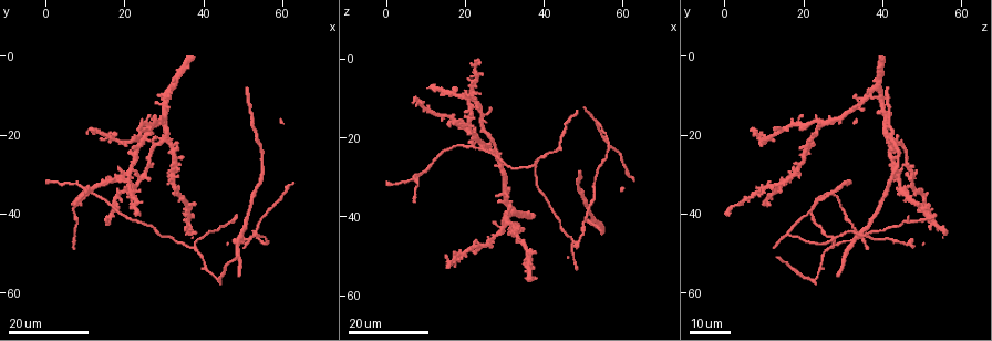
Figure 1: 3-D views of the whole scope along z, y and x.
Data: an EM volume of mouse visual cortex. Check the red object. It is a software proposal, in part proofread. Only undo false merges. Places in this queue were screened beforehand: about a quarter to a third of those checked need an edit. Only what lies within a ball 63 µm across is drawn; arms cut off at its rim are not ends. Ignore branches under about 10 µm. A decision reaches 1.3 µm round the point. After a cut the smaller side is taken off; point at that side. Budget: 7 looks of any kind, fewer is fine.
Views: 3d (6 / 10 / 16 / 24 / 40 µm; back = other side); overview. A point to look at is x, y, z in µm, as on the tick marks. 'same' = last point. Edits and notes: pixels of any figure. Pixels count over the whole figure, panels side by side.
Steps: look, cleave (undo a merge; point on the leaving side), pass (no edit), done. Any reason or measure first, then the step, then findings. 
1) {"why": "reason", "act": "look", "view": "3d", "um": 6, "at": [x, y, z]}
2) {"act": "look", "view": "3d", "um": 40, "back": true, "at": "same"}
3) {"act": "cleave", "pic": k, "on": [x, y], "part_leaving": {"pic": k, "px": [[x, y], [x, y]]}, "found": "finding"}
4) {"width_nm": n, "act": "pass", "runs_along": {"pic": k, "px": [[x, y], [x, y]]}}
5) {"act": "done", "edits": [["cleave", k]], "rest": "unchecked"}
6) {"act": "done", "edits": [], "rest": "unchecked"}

{"why": "branch point", "act": "look", "view": "3d", "um": 16, "at": [37.5, 48.5, 27.0]}

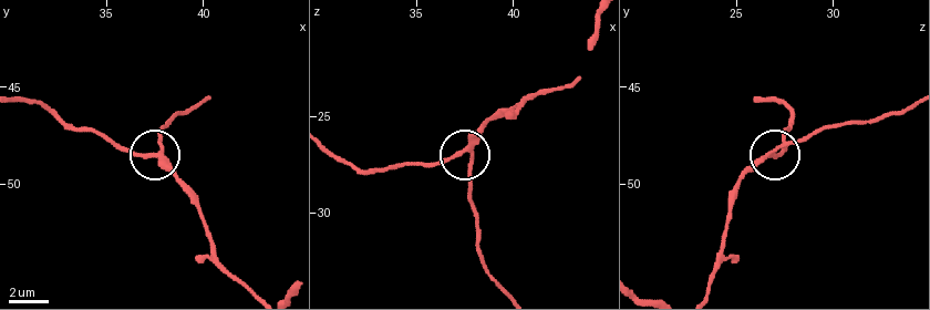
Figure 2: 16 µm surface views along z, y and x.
{"act": "look", "view": "3d", "um": 6, "at": [37.8, 48.3, 26.7]}

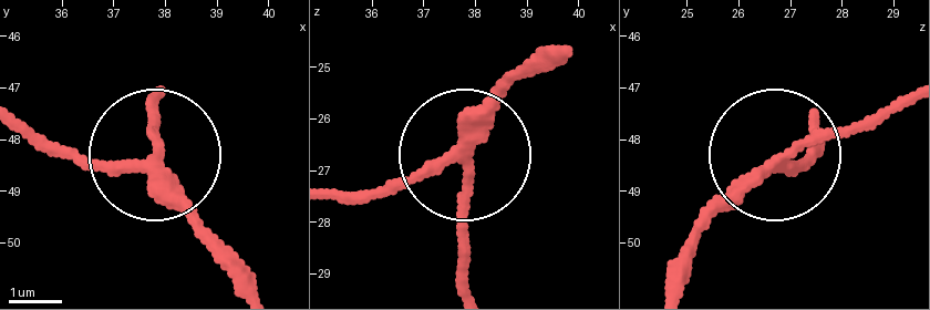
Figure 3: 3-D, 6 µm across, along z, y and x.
{"act": "look", "view": "3d", "um": 6, "back": true, "at": [37.80, 48.40, 26.80]}

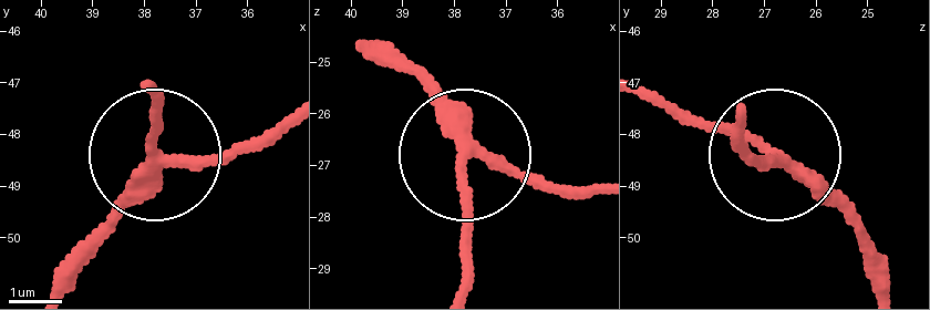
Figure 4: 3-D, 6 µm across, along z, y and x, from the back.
{"width_nm": 220, "act": "pass", "runs_along": {"pic": 4, "px": [[744, 114], [757, 154], [797, 167], [885, 255]]}, "found": "one neuron here"}

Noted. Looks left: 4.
{"why": "two arms in line, one across", "act": "look", "view": "3d", "um": 24, "at": [36.0, 42.5, 53.0]}

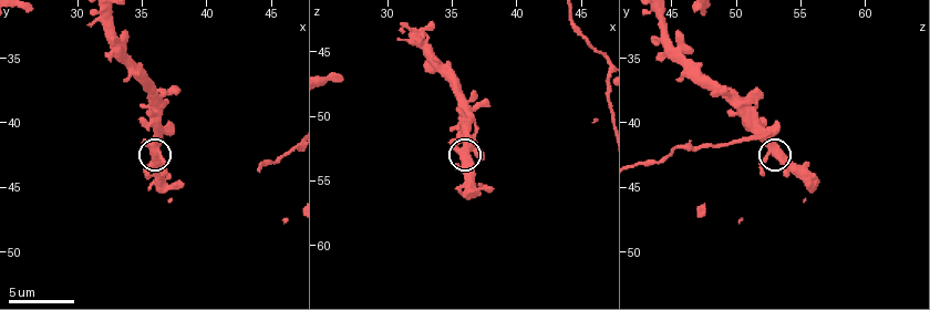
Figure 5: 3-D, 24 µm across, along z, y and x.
{"why": "zoom in", "act": "look", "view": "3d", "um": 6, "at": [36.2, 42.4, 53.0]}

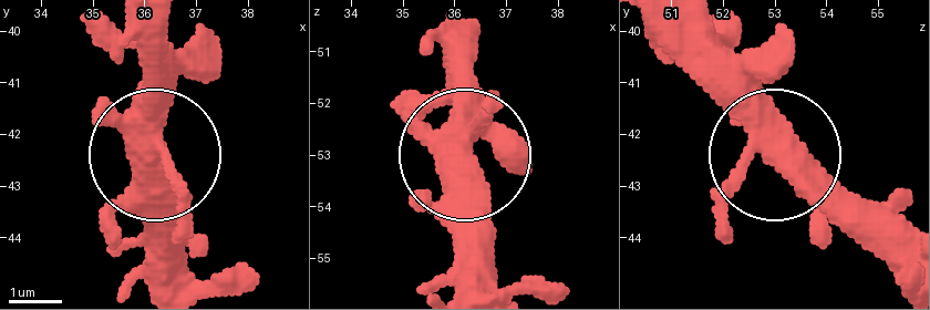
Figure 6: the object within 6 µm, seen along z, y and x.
{"arms": 3, "act": "pass", "runs_along": {"pic": 6, "px": [[466, 18], [466, 256]]}, "found": "one neuron here"}

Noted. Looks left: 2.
{"why": "arms run side by side", "act": "look", "view": "3d", "um": 16, "at": [31.0, 21.0, 41.5]}

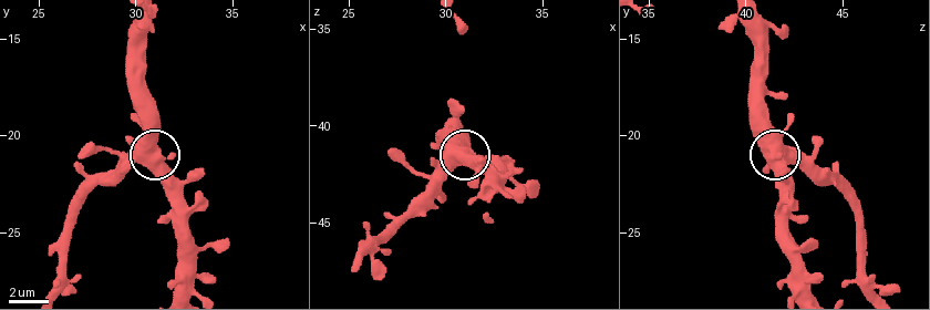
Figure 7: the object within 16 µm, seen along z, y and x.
{"why": "zoom in", "act": "look", "view": "3d", "um": 10, "at": "same"}

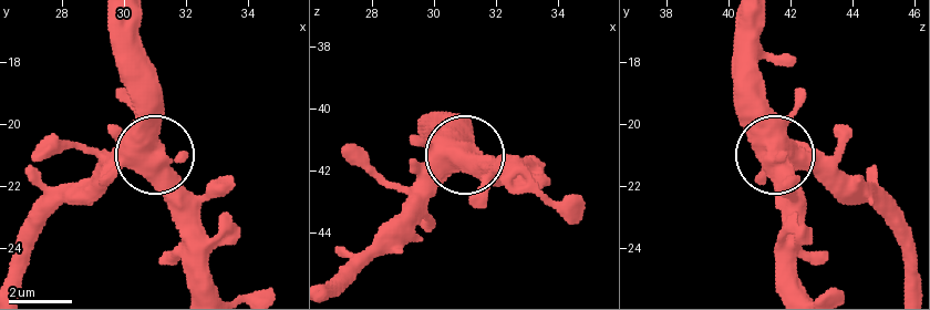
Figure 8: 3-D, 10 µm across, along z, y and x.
{"act": "pass", "found": "one neuron here"}

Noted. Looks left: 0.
{"act": "done", "edits": [], "rest": "unchecked"}

